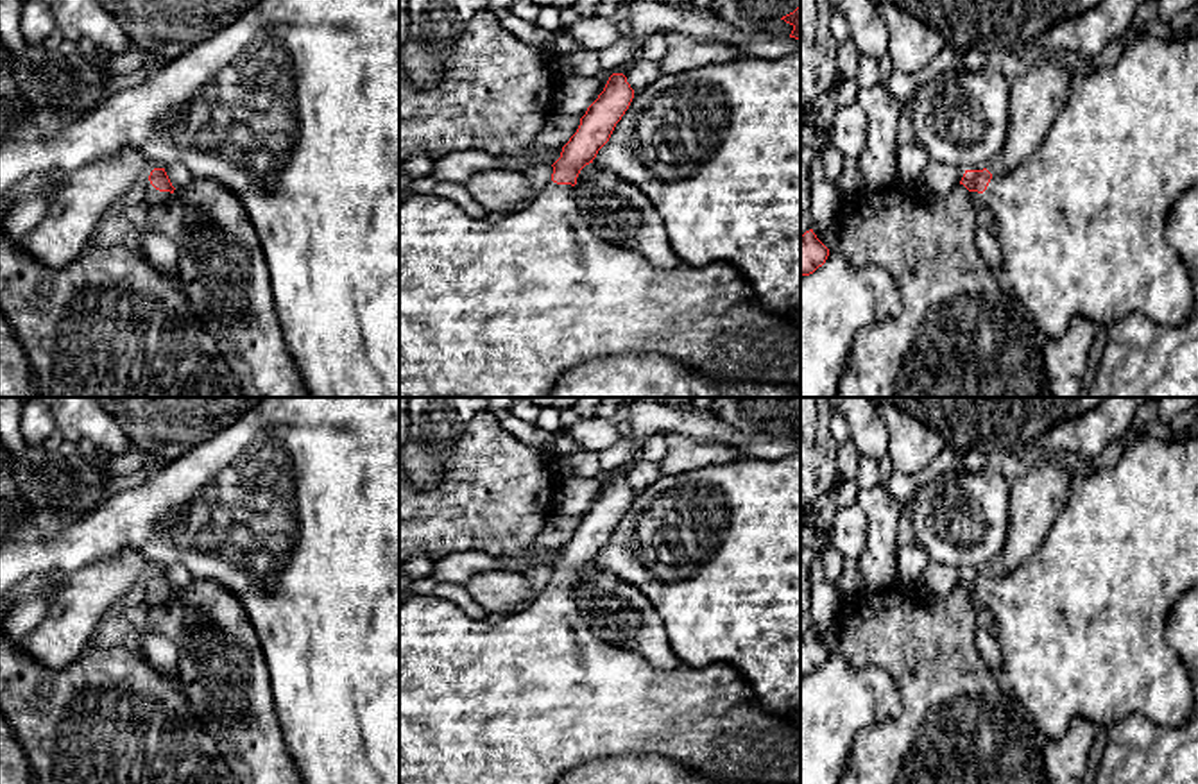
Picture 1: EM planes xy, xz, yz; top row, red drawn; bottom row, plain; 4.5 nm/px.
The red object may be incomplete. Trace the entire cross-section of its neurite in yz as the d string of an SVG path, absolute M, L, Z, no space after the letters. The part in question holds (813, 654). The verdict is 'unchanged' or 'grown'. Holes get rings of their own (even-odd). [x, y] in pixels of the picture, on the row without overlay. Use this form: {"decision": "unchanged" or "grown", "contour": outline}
{"decision": "unchanged", "contour": "M813 630L800 637L800 677L813 675L826 664L829 650L817 639Z"}

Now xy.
{"decision": "grown", "contour": "M154 569L147 584L149 614L158 614L170 601L174 591L165 569Z"}

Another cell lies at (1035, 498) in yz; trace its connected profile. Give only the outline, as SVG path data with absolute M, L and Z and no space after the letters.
M1042 460L1024 476L1010 481L1006 542L988 567L992 576L1015 571L1040 548L1055 517L1067 503L1073 476L1058 462Z

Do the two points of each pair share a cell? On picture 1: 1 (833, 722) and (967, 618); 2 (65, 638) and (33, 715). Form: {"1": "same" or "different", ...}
{"1": "different", "2": "different"}

